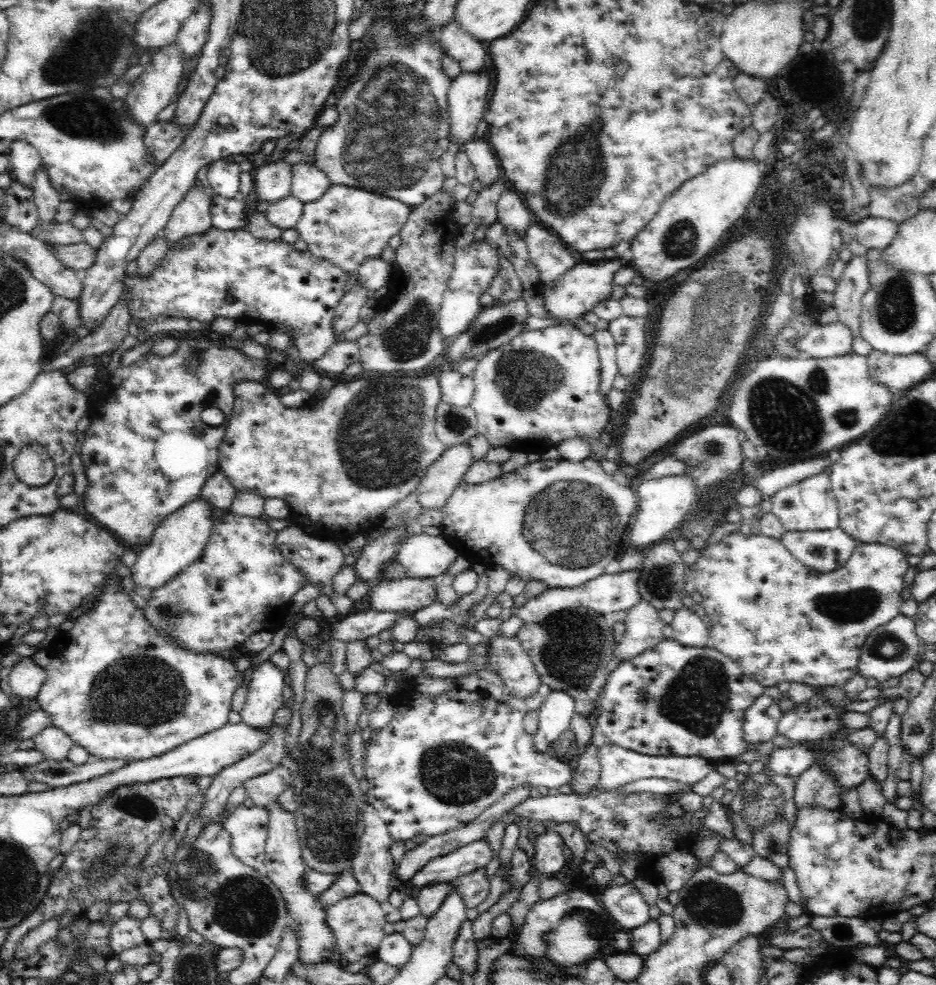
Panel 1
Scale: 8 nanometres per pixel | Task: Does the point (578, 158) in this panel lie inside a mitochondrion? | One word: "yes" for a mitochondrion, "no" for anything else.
yes

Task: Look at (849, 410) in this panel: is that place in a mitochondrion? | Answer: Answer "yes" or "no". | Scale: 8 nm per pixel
yes

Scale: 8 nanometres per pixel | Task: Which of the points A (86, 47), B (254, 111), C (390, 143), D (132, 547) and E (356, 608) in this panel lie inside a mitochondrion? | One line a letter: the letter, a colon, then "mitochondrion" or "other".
A: mitochondrion
B: other
C: mitochondrion
D: other
E: other

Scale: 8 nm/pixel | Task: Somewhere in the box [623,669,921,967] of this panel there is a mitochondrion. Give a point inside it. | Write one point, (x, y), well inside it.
(708, 899)

